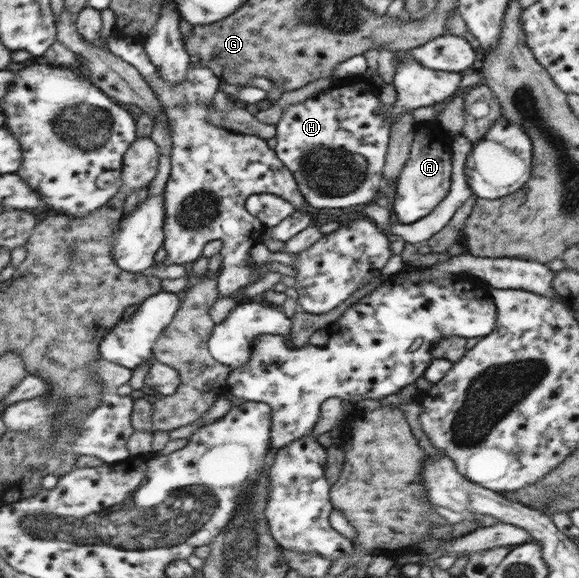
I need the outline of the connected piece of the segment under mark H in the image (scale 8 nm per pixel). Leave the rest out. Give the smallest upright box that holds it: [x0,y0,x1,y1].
[275,84,397,208]

